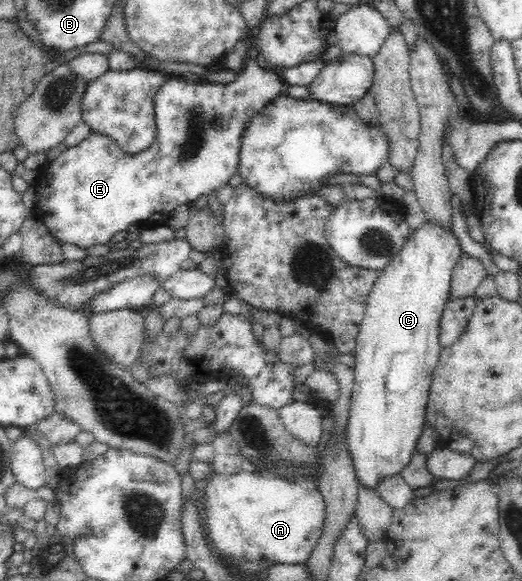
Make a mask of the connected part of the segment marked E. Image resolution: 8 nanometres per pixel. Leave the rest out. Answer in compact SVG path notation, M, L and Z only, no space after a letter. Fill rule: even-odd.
M245 57L242 67L237 71L237 75L233 82L226 84L223 83L209 83L209 82L187 82L183 78L169 78L159 87L158 93L154 99L154 112L155 122L157 127L157 136L145 150L135 154L129 154L123 151L121 147L109 136L91 132L83 141L79 142L76 146L67 147L63 150L57 158L52 161L46 162L45 165L36 171L36 177L33 181L33 188L38 196L37 201L37 217L47 227L47 230L51 233L53 238L57 239L60 244L73 244L79 246L79 248L91 248L91 246L97 246L97 244L107 244L110 242L111 237L121 230L127 230L131 224L136 224L142 220L149 220L155 222L155 220L161 220L163 217L167 217L171 214L177 206L186 204L187 202L194 202L201 195L208 195L212 190L218 191L228 184L229 179L238 172L239 166L239 147L240 138L243 130L245 130L246 124L249 119L252 119L257 113L261 112L263 108L266 108L267 104L273 102L273 98L283 94L283 88L285 88L285 82L280 77L279 71L265 69L251 57Z

